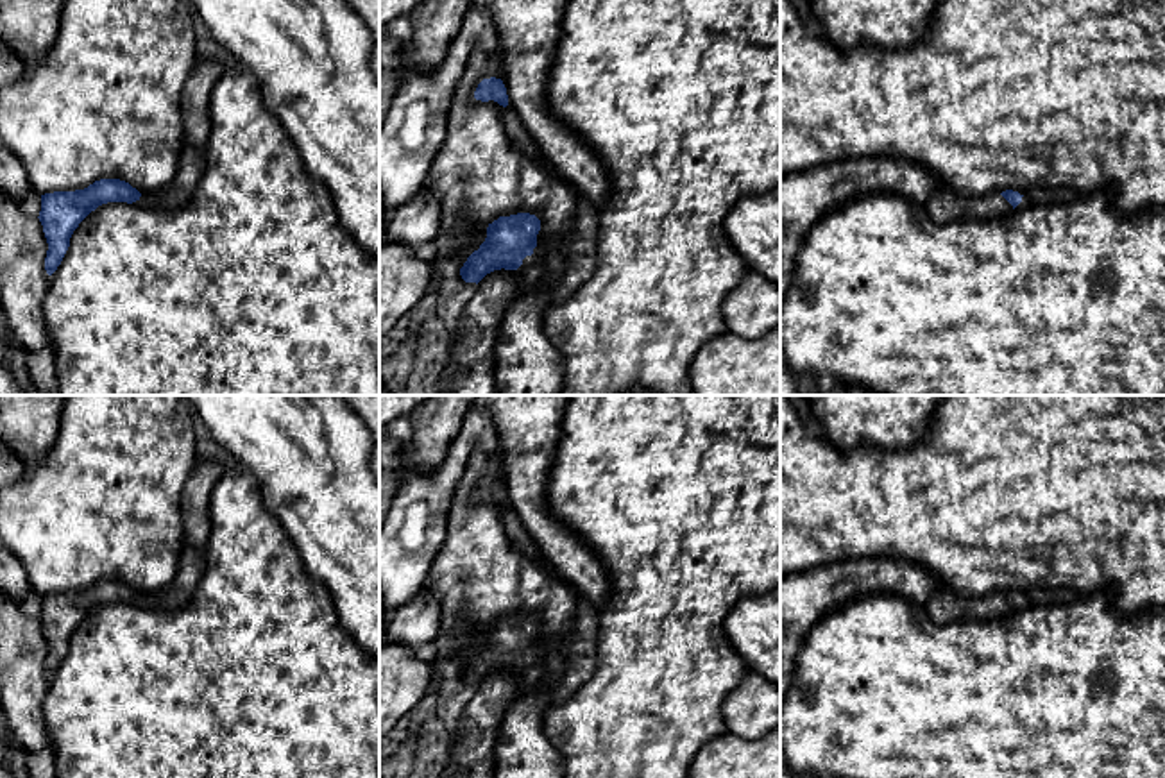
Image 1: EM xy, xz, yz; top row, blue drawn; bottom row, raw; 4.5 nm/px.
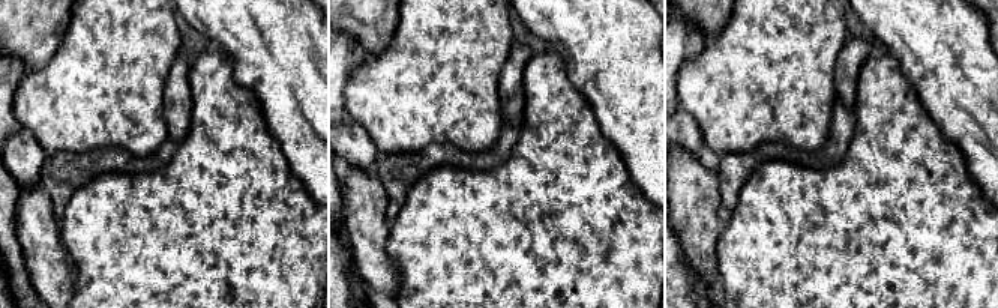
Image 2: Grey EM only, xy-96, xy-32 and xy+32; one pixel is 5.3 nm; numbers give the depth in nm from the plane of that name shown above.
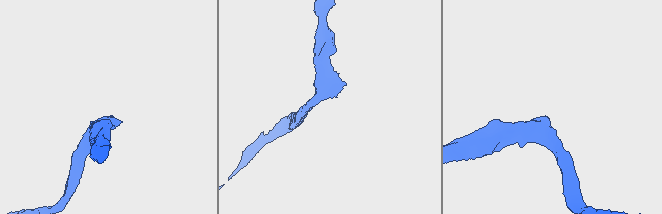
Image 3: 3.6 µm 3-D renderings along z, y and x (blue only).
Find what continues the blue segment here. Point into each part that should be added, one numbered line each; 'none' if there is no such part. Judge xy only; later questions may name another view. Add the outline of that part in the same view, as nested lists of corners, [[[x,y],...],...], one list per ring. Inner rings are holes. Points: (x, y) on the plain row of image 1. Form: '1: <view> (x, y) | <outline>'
1: xy (179, 592) | [[[184,540],[179,569],[172,581],[157,592],[143,594],[140,603],[161,610],[179,610],[190,605],[204,576],[204,569],[206,554]]]

